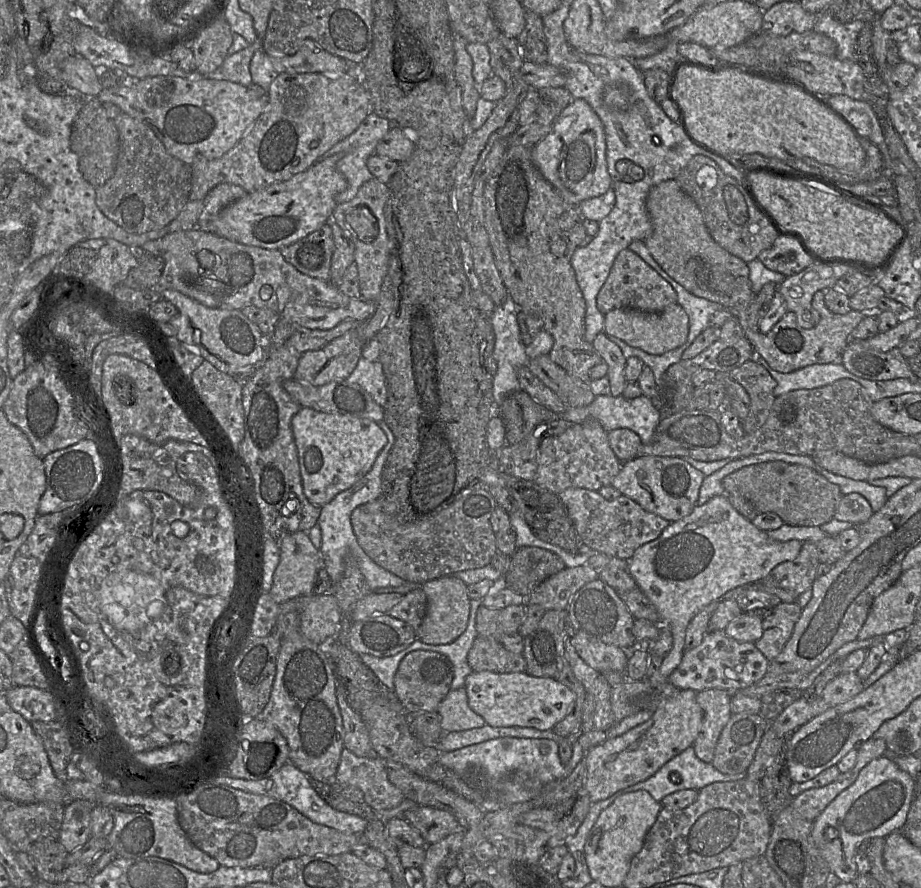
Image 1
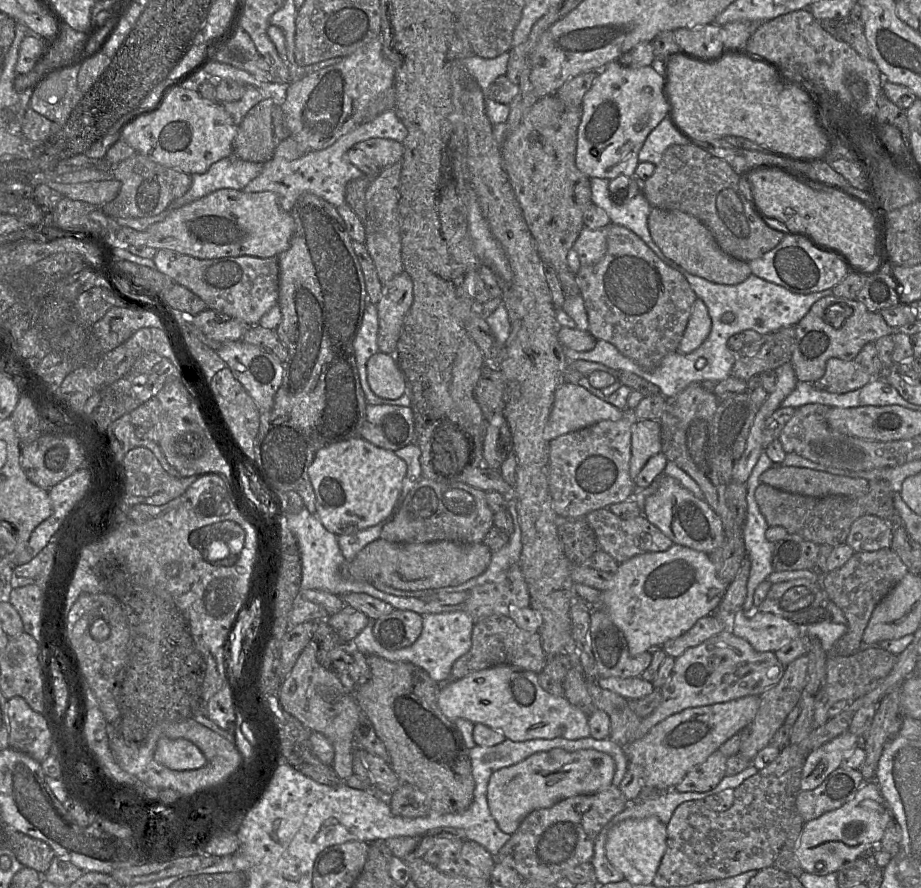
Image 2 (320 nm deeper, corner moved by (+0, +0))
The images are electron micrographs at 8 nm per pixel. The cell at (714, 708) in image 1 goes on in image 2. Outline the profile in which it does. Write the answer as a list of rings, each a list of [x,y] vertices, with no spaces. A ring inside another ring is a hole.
[[[720,750],[714,751],[705,762],[688,772],[675,790],[681,793],[707,792],[715,788],[726,775],[726,759]]]

